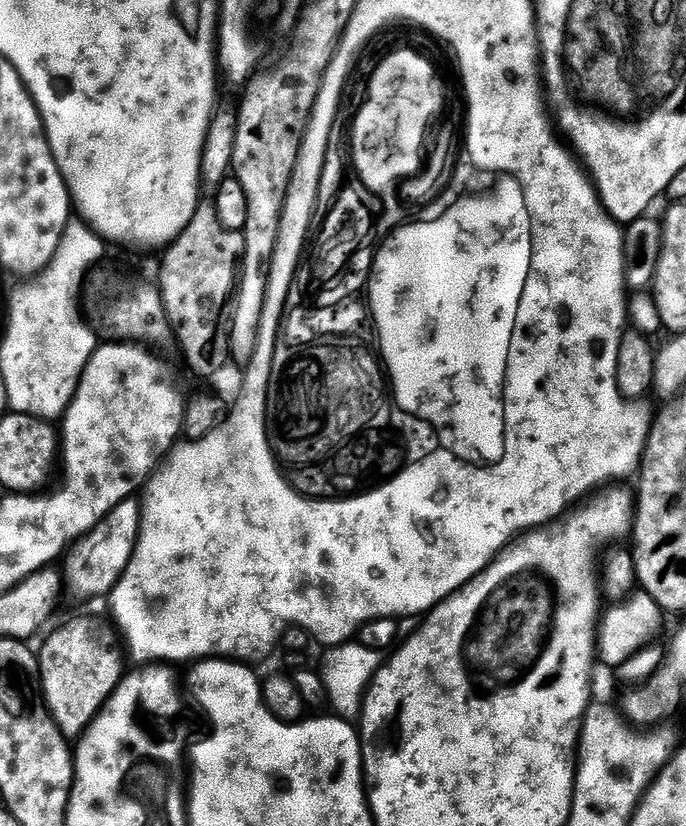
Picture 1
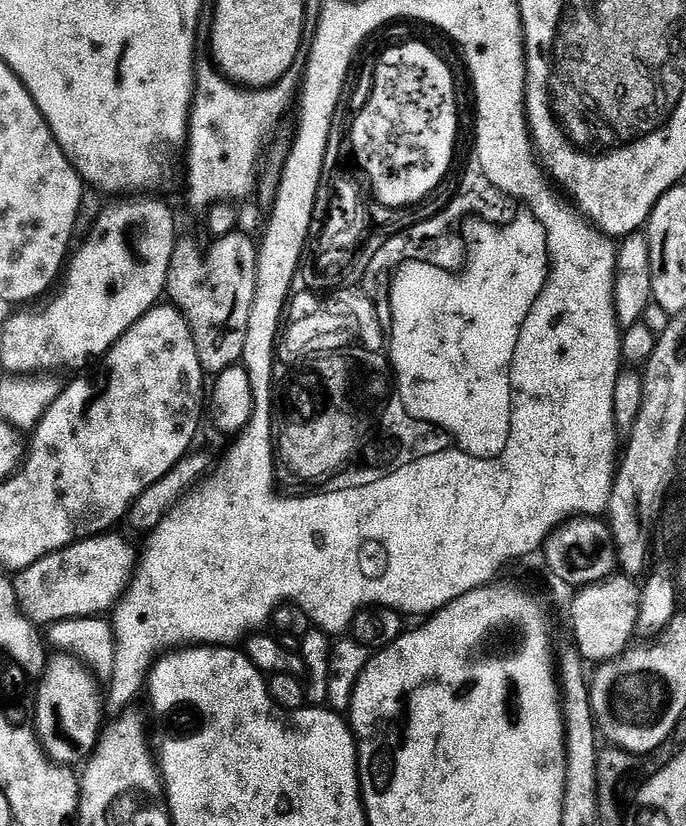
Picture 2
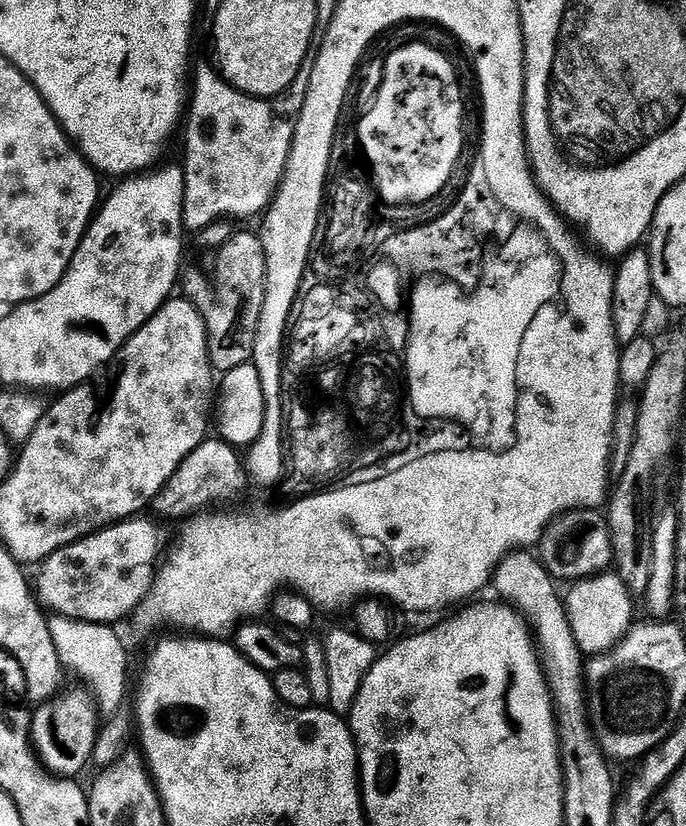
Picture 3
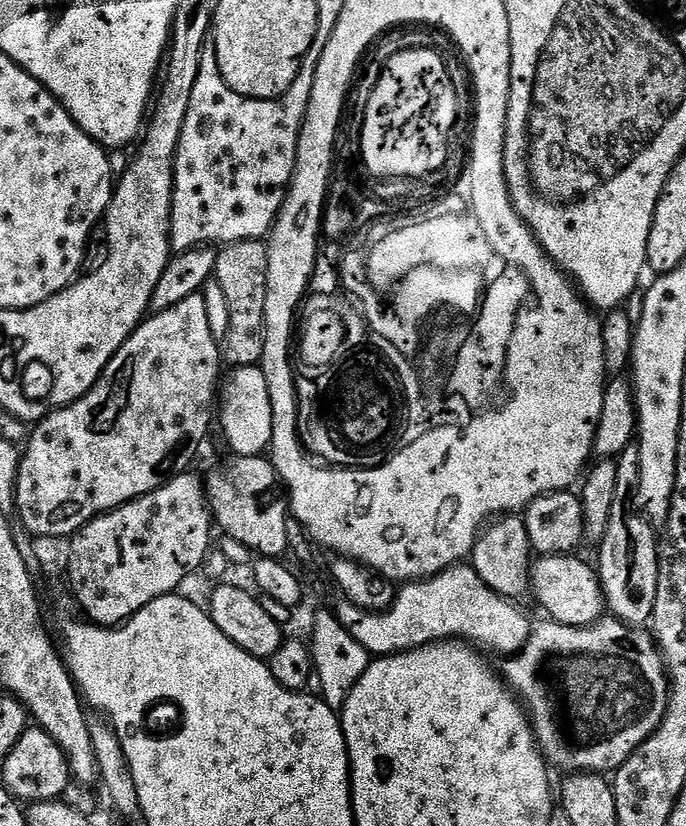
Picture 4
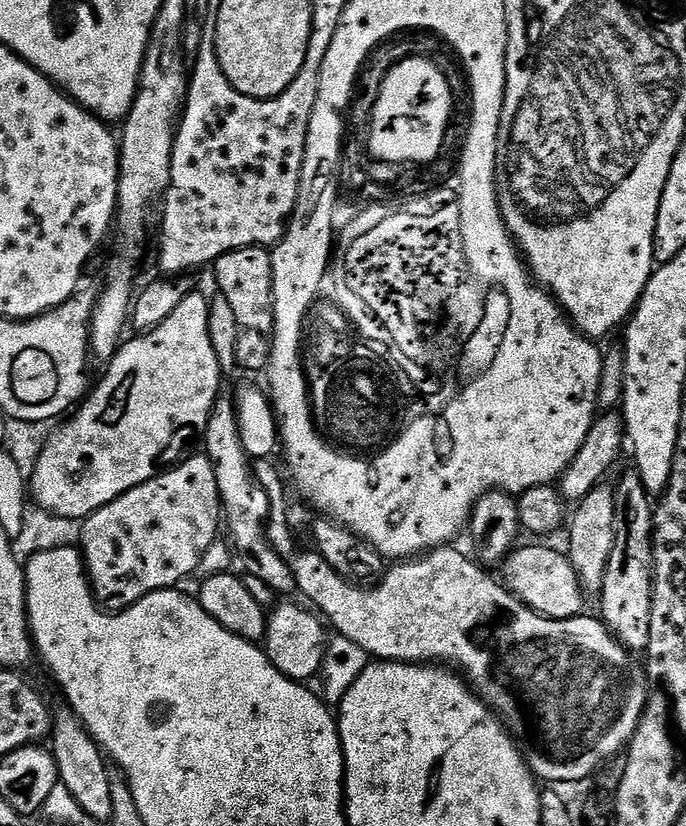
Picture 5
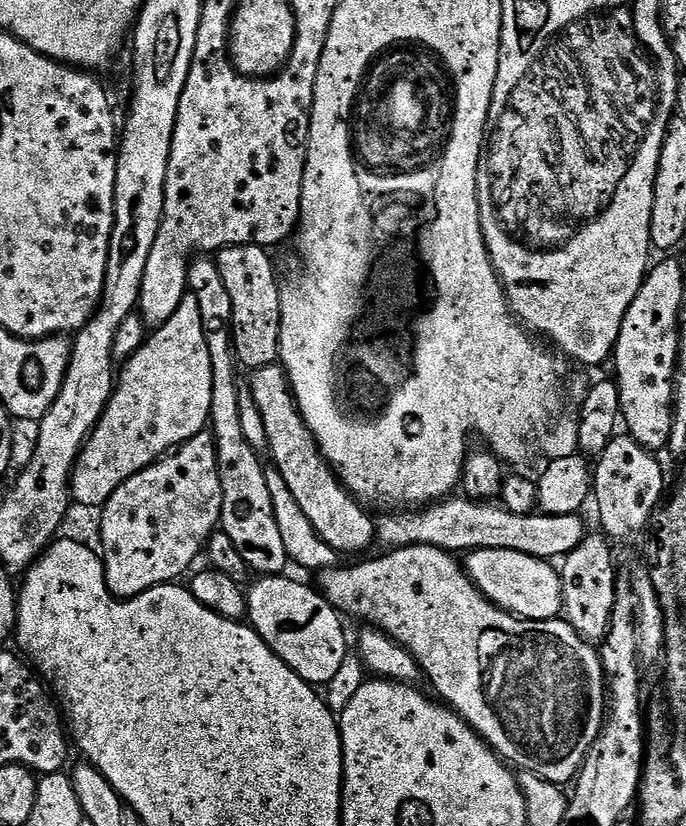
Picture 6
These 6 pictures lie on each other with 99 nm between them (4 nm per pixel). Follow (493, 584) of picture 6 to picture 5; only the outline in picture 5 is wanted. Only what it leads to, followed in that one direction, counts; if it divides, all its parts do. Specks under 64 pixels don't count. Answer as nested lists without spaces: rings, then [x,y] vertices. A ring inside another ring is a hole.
[[[520,546],[503,561],[503,568],[502,580],[508,591],[540,615],[546,616],[550,620],[571,620],[585,611],[585,593],[580,587],[574,566],[568,561],[567,555],[563,551],[555,552],[552,548],[523,548]]]

